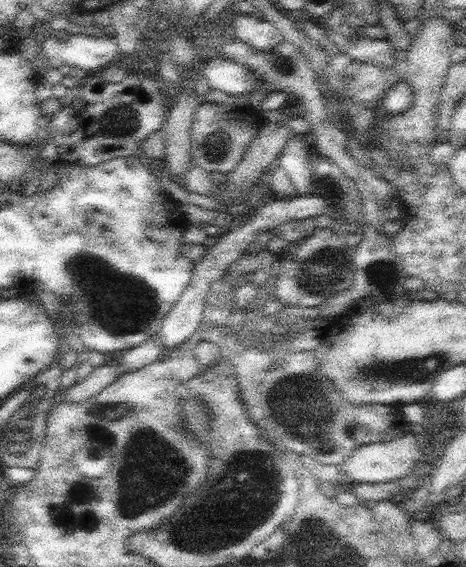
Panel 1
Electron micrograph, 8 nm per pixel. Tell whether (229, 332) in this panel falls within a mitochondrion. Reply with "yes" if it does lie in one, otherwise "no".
no

